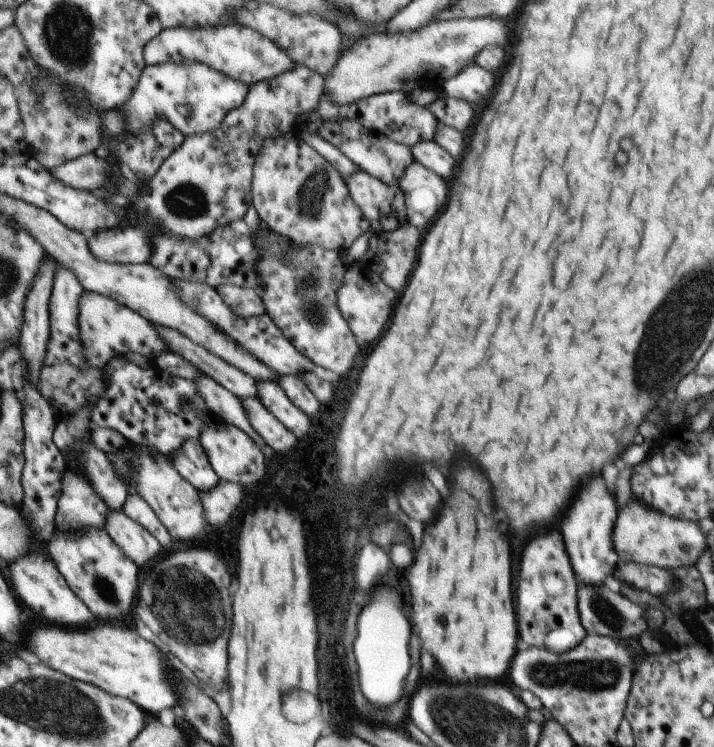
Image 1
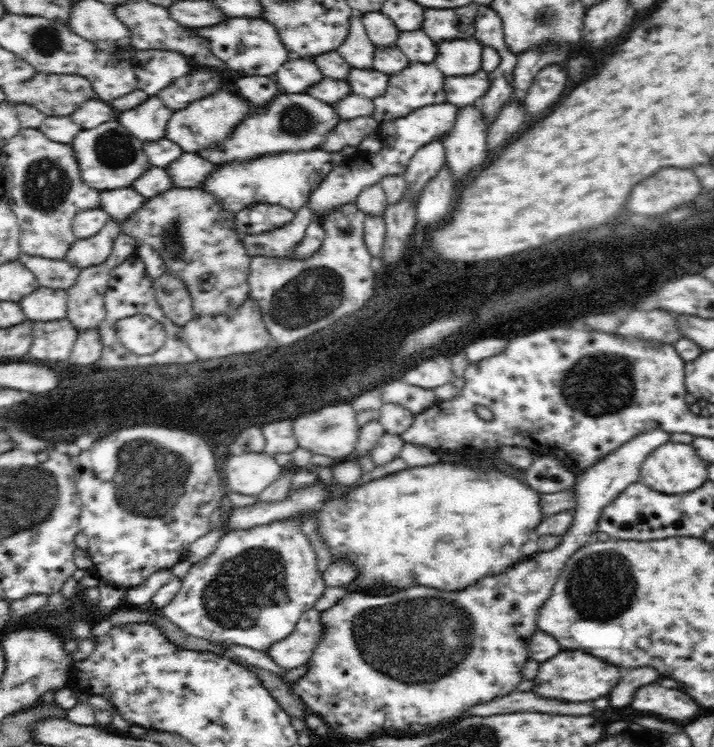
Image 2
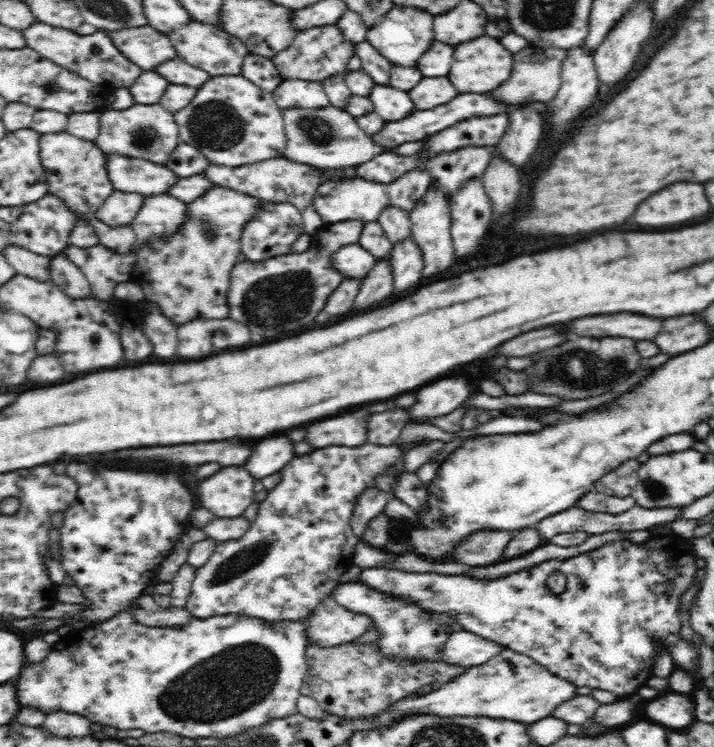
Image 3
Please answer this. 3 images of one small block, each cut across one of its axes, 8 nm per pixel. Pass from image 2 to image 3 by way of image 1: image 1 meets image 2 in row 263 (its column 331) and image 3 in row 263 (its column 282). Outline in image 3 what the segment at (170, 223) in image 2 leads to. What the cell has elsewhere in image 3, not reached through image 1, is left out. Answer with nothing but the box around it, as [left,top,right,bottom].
[134,188,260,324]

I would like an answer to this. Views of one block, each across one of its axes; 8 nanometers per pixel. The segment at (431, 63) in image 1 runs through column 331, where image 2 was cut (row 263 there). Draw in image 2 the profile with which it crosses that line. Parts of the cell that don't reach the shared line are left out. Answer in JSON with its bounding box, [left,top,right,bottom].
[63,218,120,270]

